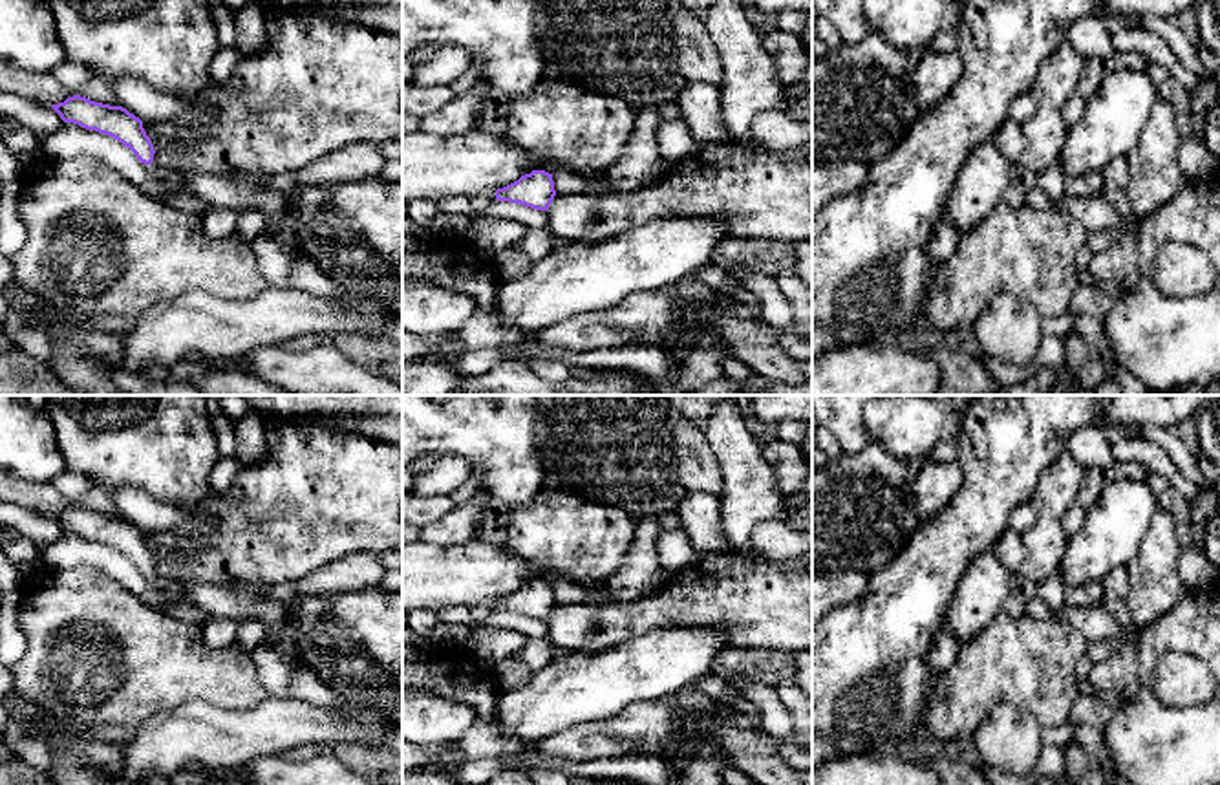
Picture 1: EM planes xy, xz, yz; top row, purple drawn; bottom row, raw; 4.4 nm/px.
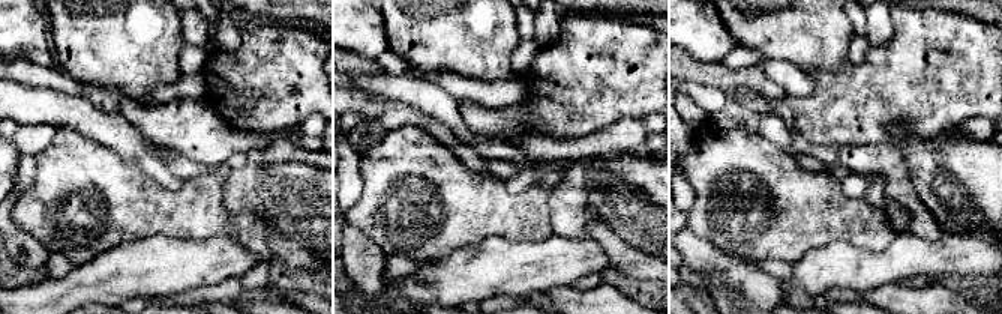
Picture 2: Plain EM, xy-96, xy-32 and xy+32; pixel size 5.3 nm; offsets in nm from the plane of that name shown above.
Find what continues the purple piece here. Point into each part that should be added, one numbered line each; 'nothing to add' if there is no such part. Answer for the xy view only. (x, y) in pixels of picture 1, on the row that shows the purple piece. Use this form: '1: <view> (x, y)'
nothing to add

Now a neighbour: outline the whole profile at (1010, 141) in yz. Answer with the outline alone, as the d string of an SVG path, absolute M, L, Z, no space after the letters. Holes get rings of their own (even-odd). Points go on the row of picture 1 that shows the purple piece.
M1008 119L1002 124L1002 128L995 134L993 143L1011 167L1021 165L1021 157L1026 150L1026 137L1022 134L1022 124Z

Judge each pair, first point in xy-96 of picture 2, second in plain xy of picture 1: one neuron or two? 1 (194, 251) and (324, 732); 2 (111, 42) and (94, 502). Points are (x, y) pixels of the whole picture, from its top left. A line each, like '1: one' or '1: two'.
1: one
2: two

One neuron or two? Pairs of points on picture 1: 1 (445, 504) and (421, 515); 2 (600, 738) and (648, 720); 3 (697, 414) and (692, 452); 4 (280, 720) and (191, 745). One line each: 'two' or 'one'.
1: one
2: one
3: two
4: one

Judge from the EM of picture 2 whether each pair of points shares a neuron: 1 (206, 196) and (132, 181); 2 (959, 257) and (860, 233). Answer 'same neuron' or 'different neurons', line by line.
1: same neuron
2: different neurons

